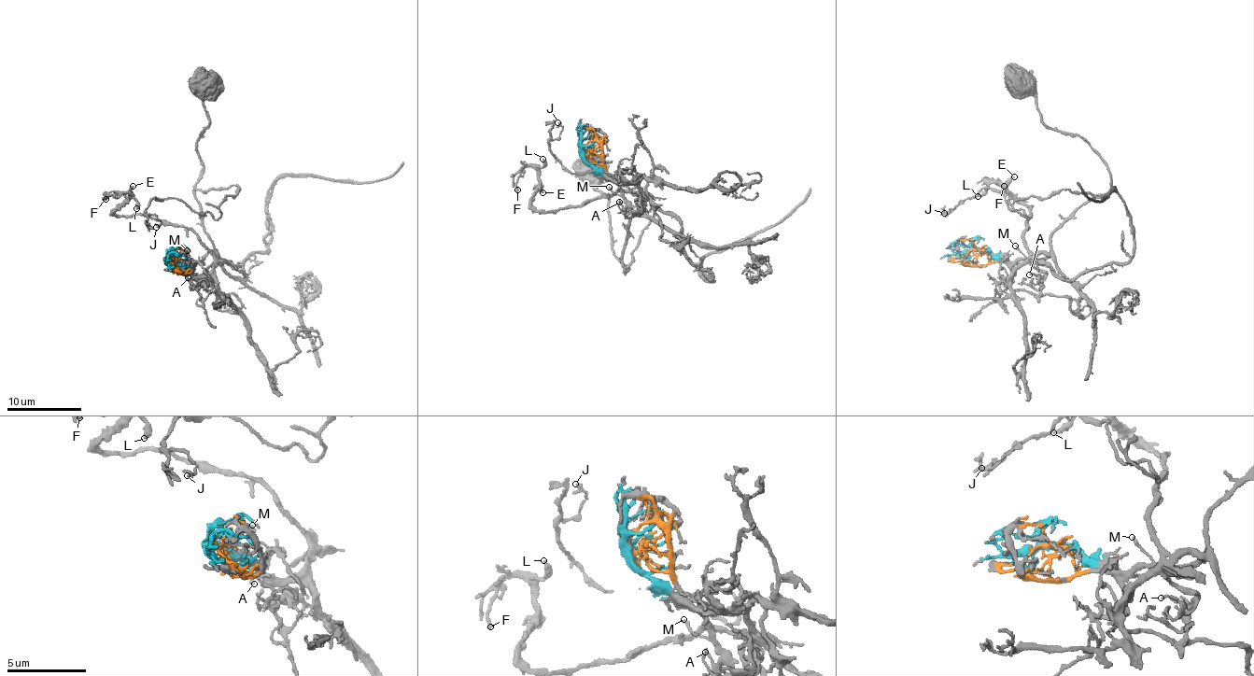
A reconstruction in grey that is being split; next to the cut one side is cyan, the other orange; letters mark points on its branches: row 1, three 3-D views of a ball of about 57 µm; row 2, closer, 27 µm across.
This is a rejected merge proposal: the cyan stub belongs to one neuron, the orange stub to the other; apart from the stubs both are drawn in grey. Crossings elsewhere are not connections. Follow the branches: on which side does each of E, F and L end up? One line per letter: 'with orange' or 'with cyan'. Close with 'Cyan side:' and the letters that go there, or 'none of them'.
E: with cyan
F: with cyan
L: with cyan
Cyan side: E, F, L

